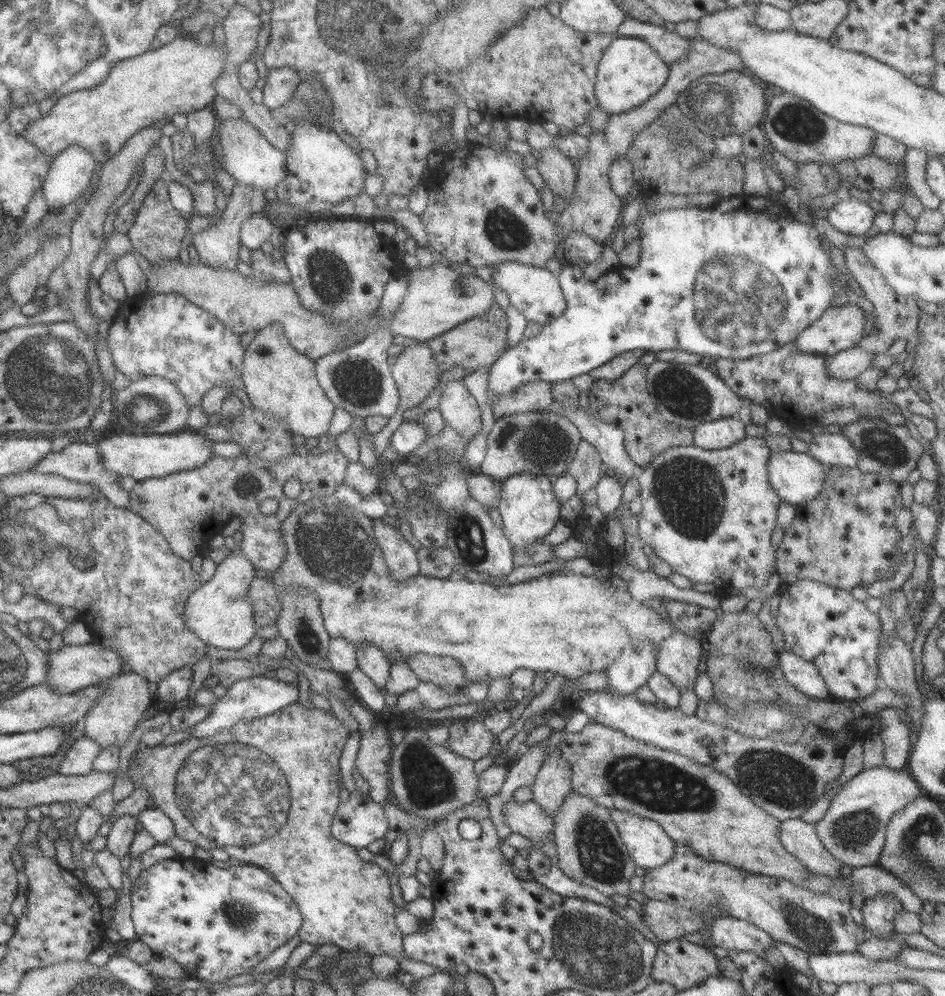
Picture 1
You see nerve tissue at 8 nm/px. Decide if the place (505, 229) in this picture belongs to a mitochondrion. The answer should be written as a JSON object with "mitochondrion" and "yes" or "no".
{"mitochondrion":"yes"}

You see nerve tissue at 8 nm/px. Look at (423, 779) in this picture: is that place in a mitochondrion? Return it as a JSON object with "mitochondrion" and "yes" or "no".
{"mitochondrion":"yes"}

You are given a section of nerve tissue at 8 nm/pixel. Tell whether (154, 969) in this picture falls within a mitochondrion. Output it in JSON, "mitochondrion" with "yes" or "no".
{"mitochondrion":"no"}

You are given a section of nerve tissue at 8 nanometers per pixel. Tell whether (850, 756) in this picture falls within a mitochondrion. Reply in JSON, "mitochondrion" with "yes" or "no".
{"mitochondrion":"no"}

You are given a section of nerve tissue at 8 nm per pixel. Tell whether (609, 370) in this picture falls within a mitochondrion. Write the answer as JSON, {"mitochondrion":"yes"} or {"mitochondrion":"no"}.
{"mitochondrion":"no"}

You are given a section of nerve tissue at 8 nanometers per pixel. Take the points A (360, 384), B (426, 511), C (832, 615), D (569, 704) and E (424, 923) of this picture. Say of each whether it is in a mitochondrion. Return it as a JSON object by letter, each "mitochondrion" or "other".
{"A":"mitochondrion","B":"mitochondrion","C":"other","D":"other","E":"other"}

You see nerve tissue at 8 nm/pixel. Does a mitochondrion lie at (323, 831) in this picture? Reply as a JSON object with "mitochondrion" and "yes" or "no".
{"mitochondrion":"no"}

